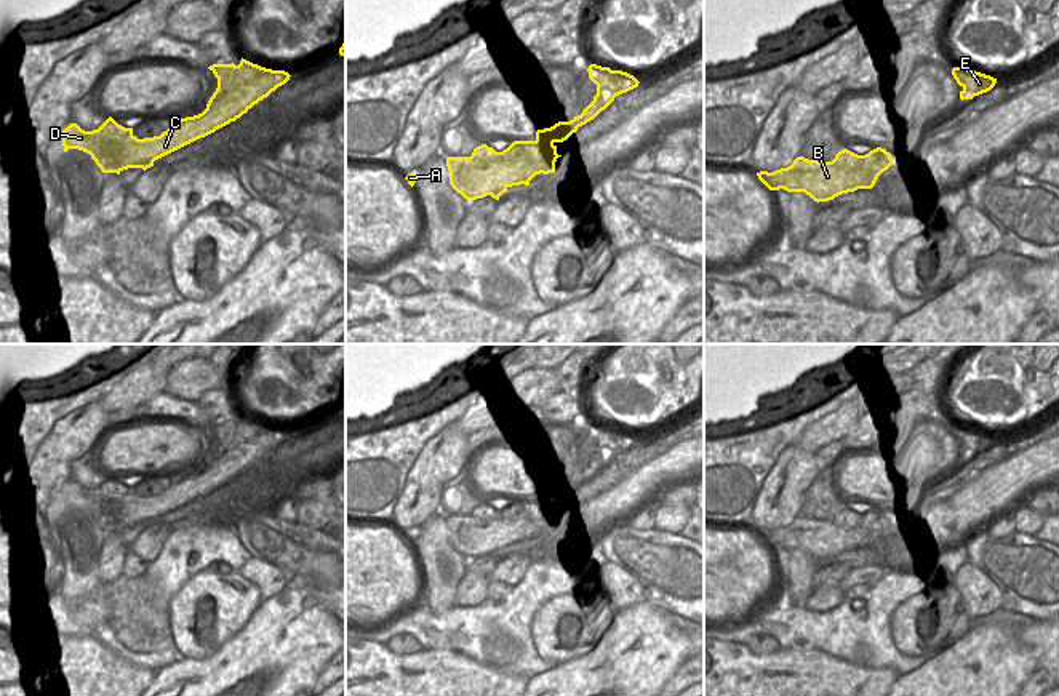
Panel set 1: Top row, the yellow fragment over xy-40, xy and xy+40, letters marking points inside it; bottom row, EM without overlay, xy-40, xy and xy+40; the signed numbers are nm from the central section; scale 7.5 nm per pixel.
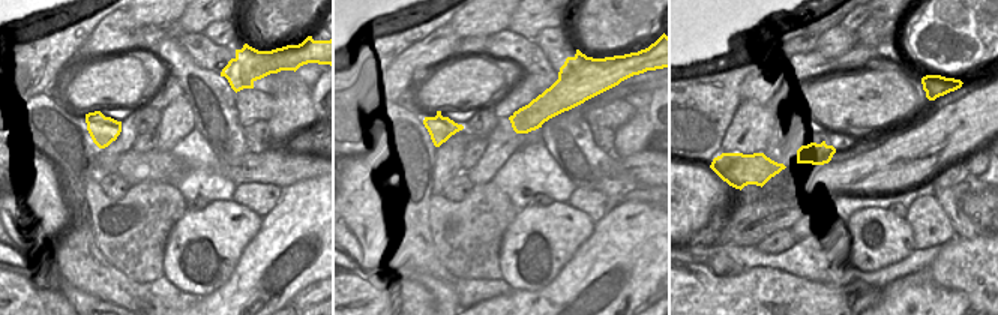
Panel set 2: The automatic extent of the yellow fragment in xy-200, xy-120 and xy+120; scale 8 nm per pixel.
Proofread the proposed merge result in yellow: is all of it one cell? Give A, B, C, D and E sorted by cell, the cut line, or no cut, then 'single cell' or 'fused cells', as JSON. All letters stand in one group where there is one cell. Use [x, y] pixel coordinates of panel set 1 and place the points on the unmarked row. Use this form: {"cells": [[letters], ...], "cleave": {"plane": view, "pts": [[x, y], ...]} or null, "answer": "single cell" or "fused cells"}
{"cells": [["A", "B", "C", "D", "E"]], "cleave": null, "answer": "single cell"}

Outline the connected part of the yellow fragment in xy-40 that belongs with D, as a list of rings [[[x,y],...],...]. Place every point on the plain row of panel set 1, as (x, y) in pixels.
[[[242,416],[240,422],[213,422],[218,446],[206,467],[174,480],[160,494],[138,498],[133,486],[109,475],[98,488],[85,490],[77,482],[62,488],[64,510],[78,507],[91,514],[102,531],[120,533],[128,526],[154,525],[154,520],[235,480],[254,462],[290,438],[285,429],[272,429]]]

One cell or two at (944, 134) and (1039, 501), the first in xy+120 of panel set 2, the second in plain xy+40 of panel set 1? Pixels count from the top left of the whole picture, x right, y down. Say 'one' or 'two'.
two

